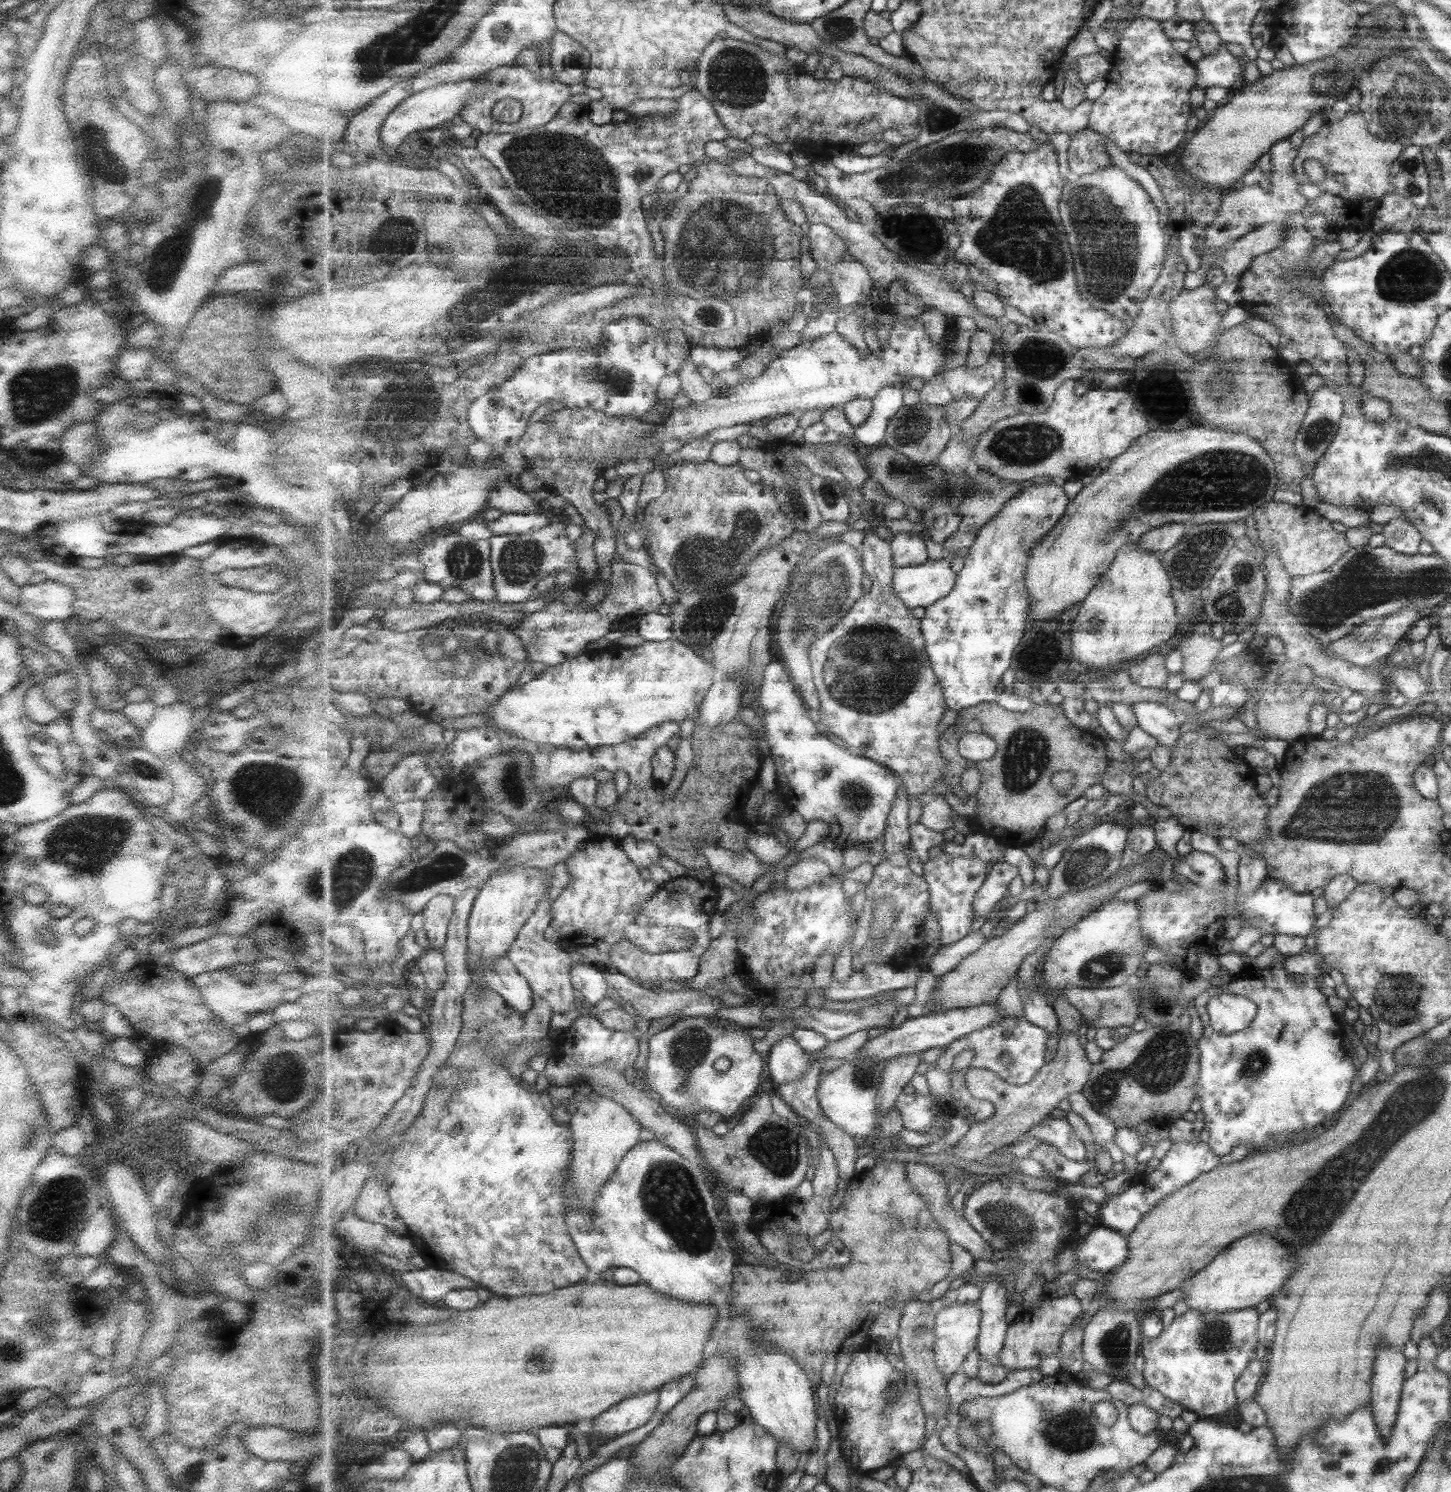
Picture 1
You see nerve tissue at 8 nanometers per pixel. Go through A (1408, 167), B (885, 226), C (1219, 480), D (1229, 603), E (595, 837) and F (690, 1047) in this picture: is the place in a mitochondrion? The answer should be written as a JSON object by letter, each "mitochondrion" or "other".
{"A":"mitochondrion","B":"mitochondrion","C":"mitochondrion","D":"mitochondrion","E":"other","F":"mitochondrion"}

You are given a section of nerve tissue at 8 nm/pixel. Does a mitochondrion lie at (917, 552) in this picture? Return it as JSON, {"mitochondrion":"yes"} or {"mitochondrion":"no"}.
{"mitochondrion":"no"}

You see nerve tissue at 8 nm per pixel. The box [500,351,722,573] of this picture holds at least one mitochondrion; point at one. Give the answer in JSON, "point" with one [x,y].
{"point":[614,380]}

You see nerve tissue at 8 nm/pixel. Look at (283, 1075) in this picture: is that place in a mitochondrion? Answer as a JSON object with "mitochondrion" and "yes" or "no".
{"mitochondrion":"yes"}

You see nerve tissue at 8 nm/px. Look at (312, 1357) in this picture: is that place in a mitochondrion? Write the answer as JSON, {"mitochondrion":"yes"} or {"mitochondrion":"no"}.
{"mitochondrion":"no"}

